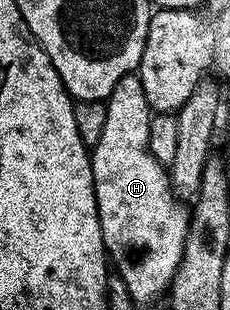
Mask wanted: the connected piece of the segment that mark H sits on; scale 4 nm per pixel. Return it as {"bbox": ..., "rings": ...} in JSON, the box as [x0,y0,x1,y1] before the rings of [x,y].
{"bbox":[91,75,186,277],"rings":[[[130,75],[115,83],[114,90],[105,101],[107,123],[103,123],[103,135],[99,135],[99,143],[92,146],[91,164],[93,167],[93,186],[97,196],[97,214],[101,220],[101,230],[105,241],[129,241],[133,249],[141,249],[141,253],[133,253],[133,273],[137,277],[145,277],[145,269],[177,269],[185,246],[186,214],[181,214],[170,188],[170,174],[166,166],[161,165],[149,150],[149,118],[151,110],[140,76]]]}

